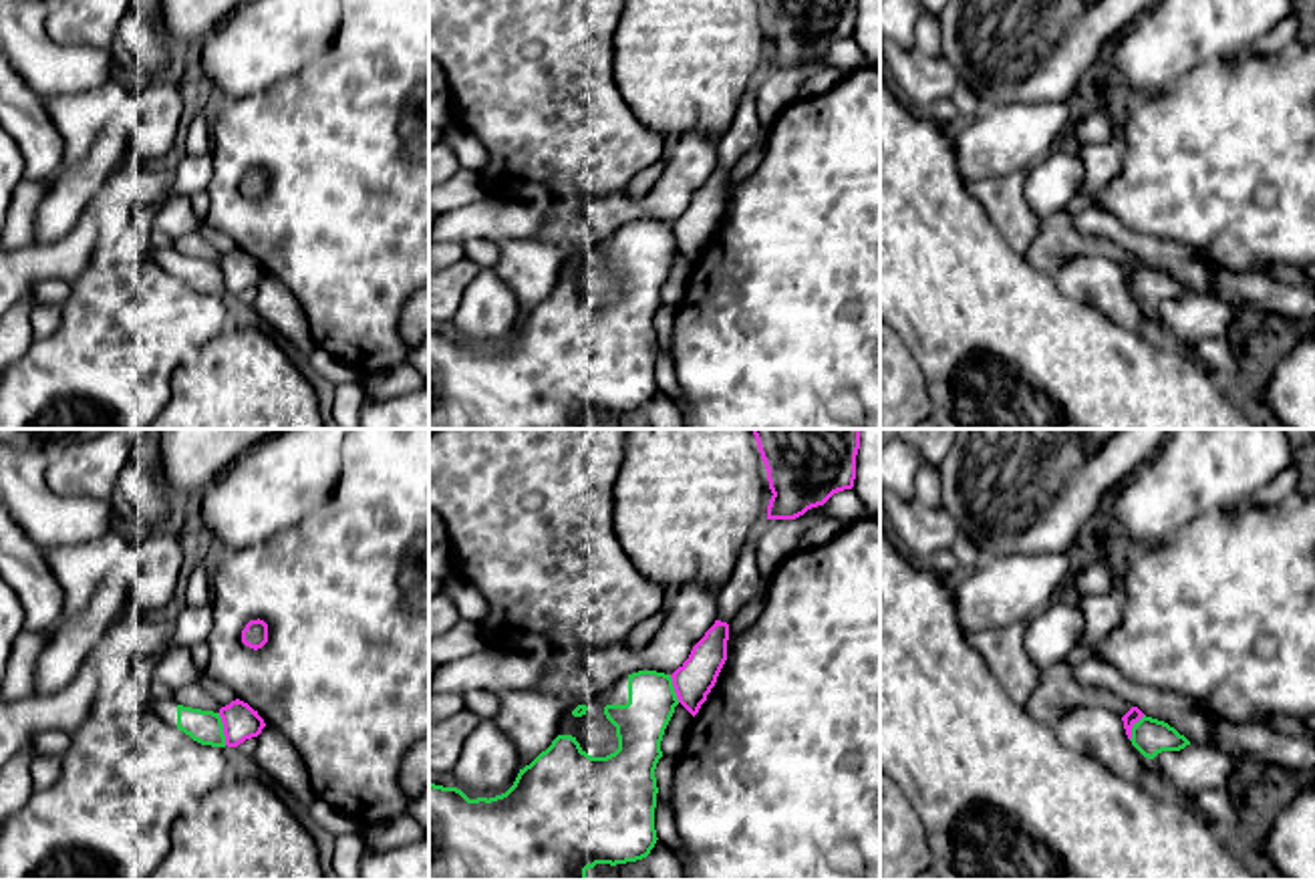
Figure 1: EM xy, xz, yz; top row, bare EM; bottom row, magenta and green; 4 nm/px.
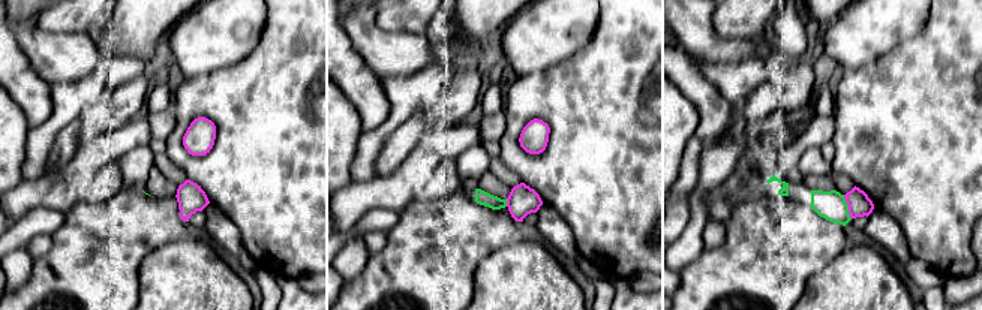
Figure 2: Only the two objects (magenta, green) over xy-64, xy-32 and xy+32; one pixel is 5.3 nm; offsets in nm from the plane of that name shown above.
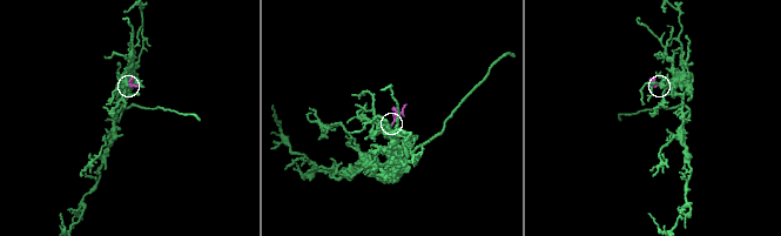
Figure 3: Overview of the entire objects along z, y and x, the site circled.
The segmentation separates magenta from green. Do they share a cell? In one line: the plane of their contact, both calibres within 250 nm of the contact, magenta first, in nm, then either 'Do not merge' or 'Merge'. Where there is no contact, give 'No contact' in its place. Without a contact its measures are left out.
Touches magenta in xy. Thickness 140 nm (magenta) against 140 nm. Do not merge

